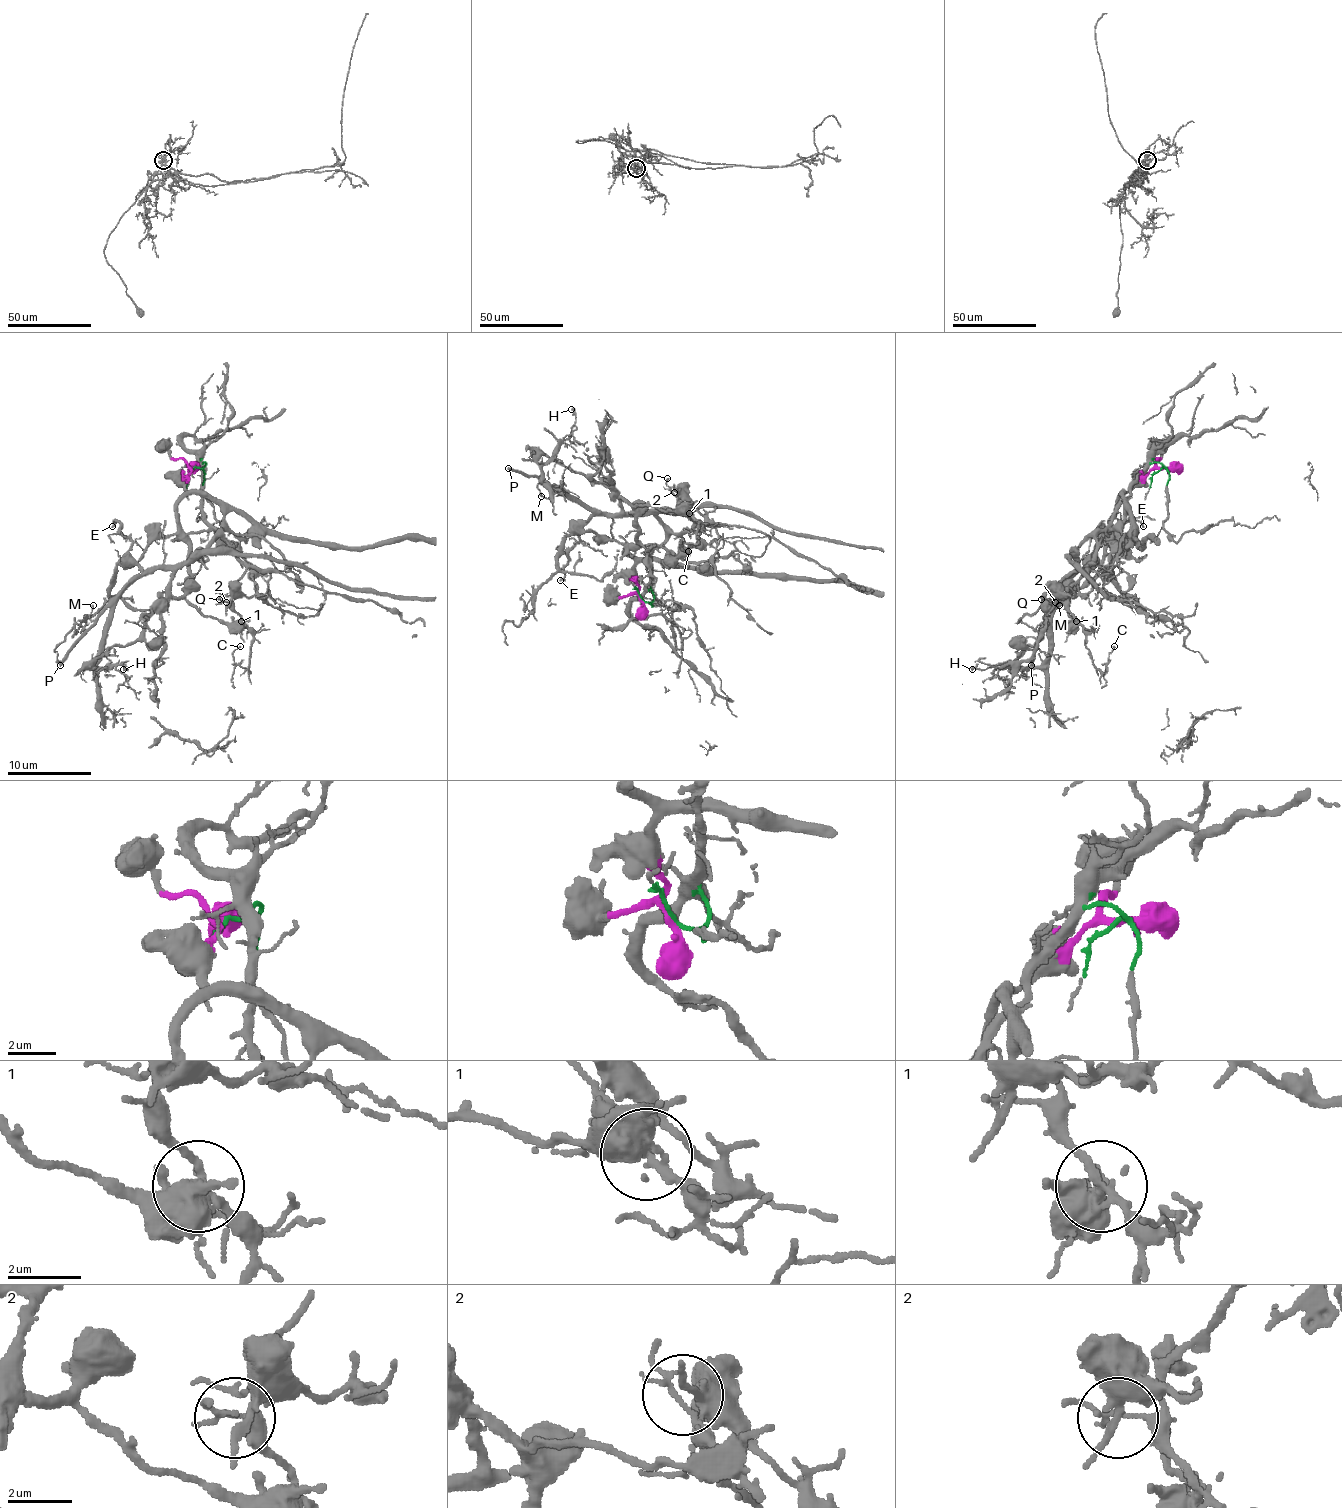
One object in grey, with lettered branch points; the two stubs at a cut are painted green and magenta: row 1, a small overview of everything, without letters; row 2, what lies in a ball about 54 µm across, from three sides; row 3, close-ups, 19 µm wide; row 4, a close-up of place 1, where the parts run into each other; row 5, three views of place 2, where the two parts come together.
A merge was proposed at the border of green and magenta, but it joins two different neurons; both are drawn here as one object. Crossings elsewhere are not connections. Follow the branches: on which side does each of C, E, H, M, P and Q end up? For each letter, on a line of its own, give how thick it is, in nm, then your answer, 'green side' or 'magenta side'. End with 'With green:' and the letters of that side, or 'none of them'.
C: 120 nm thick; green side
E: 200 nm thick; green side
H: 220 nm thick; green side
M: 140 nm thick; green side
P: 280 nm thick; green side
Q: 140 nm thick; green side
With green: C, E, H, M, P, Q

